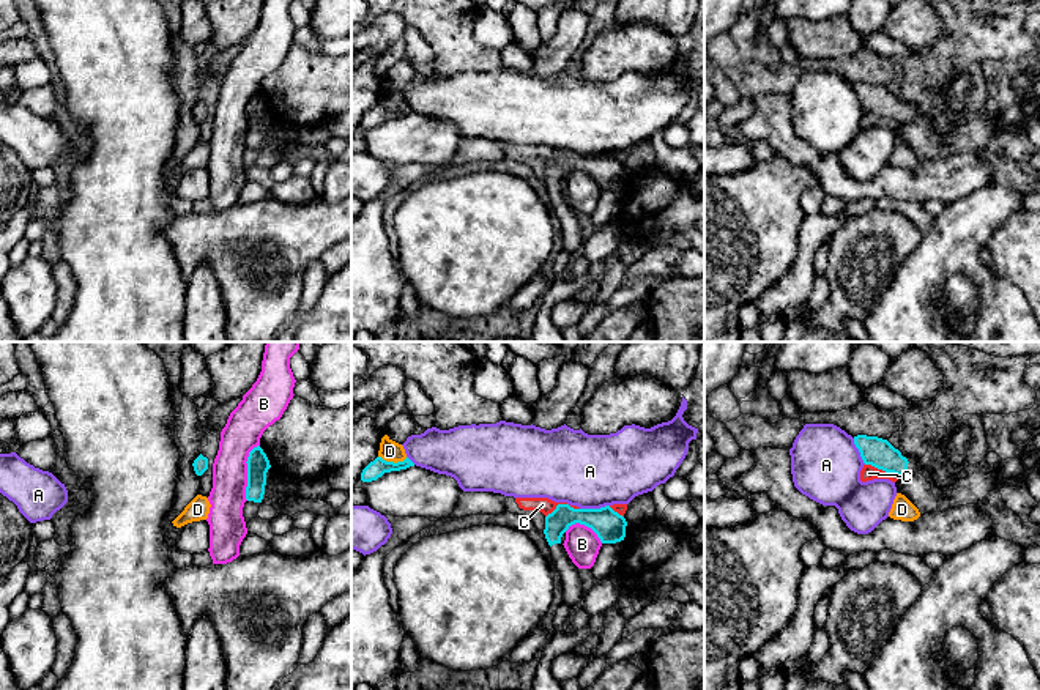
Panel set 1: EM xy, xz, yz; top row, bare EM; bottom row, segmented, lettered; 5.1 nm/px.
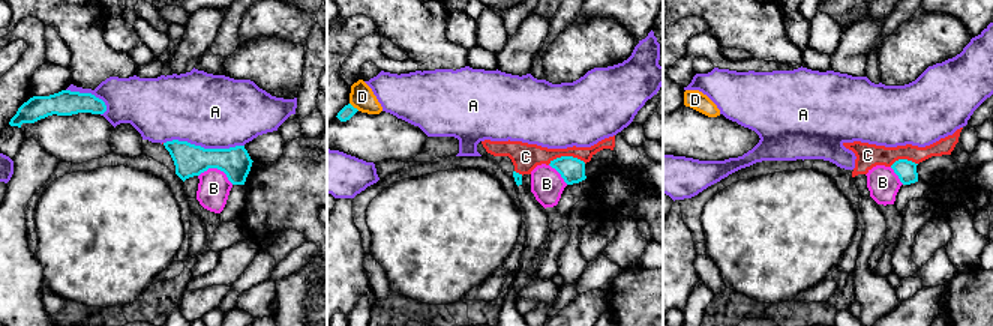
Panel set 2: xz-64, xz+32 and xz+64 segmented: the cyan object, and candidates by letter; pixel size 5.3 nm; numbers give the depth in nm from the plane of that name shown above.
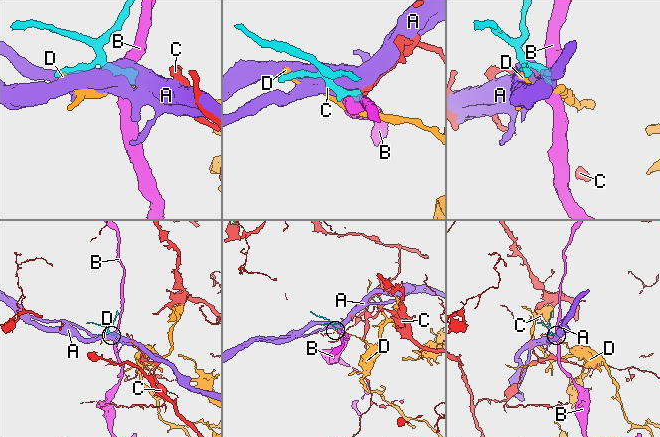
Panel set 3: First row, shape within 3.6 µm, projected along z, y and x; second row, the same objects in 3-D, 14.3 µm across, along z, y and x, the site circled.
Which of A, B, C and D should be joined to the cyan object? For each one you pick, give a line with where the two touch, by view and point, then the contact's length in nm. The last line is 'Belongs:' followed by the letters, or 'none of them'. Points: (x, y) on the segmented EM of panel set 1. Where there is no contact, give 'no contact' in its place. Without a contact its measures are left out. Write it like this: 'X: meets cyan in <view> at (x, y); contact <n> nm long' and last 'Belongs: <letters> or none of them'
Belongs: none of them

